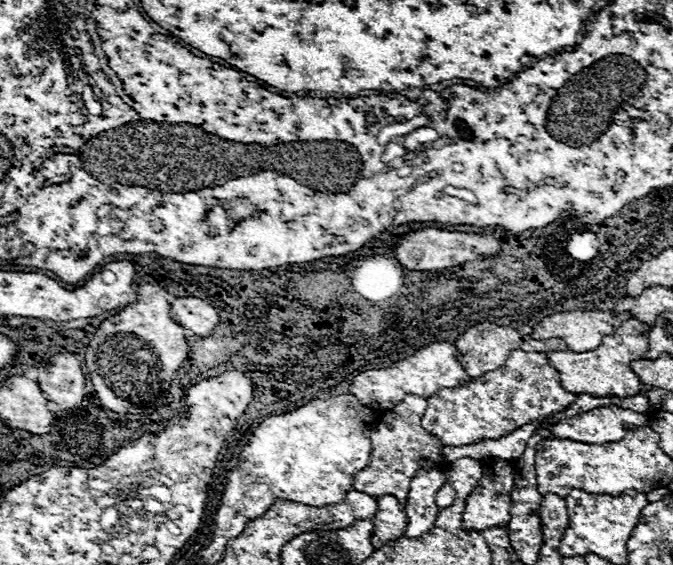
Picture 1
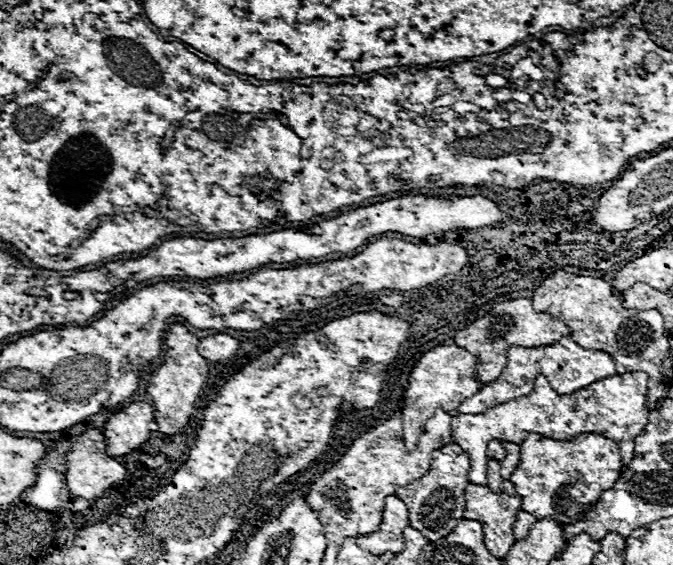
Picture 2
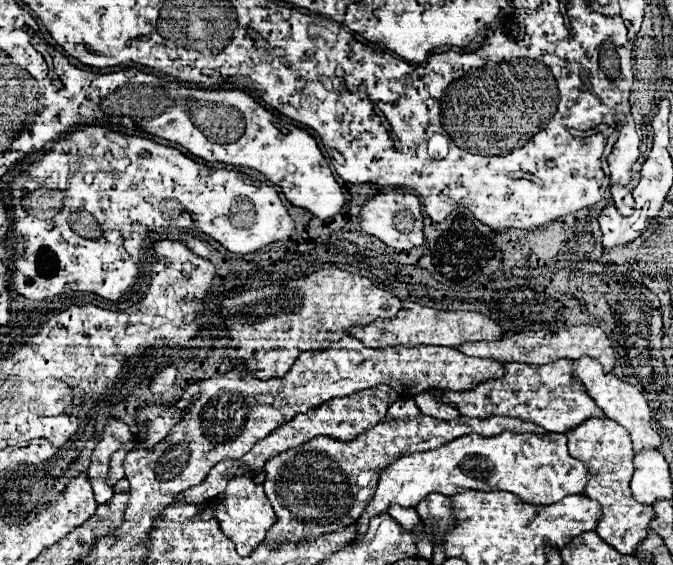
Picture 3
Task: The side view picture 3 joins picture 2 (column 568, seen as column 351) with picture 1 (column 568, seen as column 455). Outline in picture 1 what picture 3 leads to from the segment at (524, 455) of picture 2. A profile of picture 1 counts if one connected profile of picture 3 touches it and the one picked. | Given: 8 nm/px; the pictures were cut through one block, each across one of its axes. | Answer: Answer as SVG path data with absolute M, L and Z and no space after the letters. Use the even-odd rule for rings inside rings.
M608 406L558 422L552 428L550 438L570 438L582 444L606 444L622 440L628 430L638 426L648 426L648 418L644 414L636 414L618 406Z

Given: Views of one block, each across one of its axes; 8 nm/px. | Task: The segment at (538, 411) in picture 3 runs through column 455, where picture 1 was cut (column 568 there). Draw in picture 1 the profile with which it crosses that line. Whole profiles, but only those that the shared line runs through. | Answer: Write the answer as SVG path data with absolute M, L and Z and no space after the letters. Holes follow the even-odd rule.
M516 350L508 356L502 368L472 378L472 382L460 382L452 390L438 390L428 398L422 426L436 436L442 446L478 444L484 440L498 440L534 418L560 412L574 400L574 394L560 386L560 376L548 364L544 352Z

